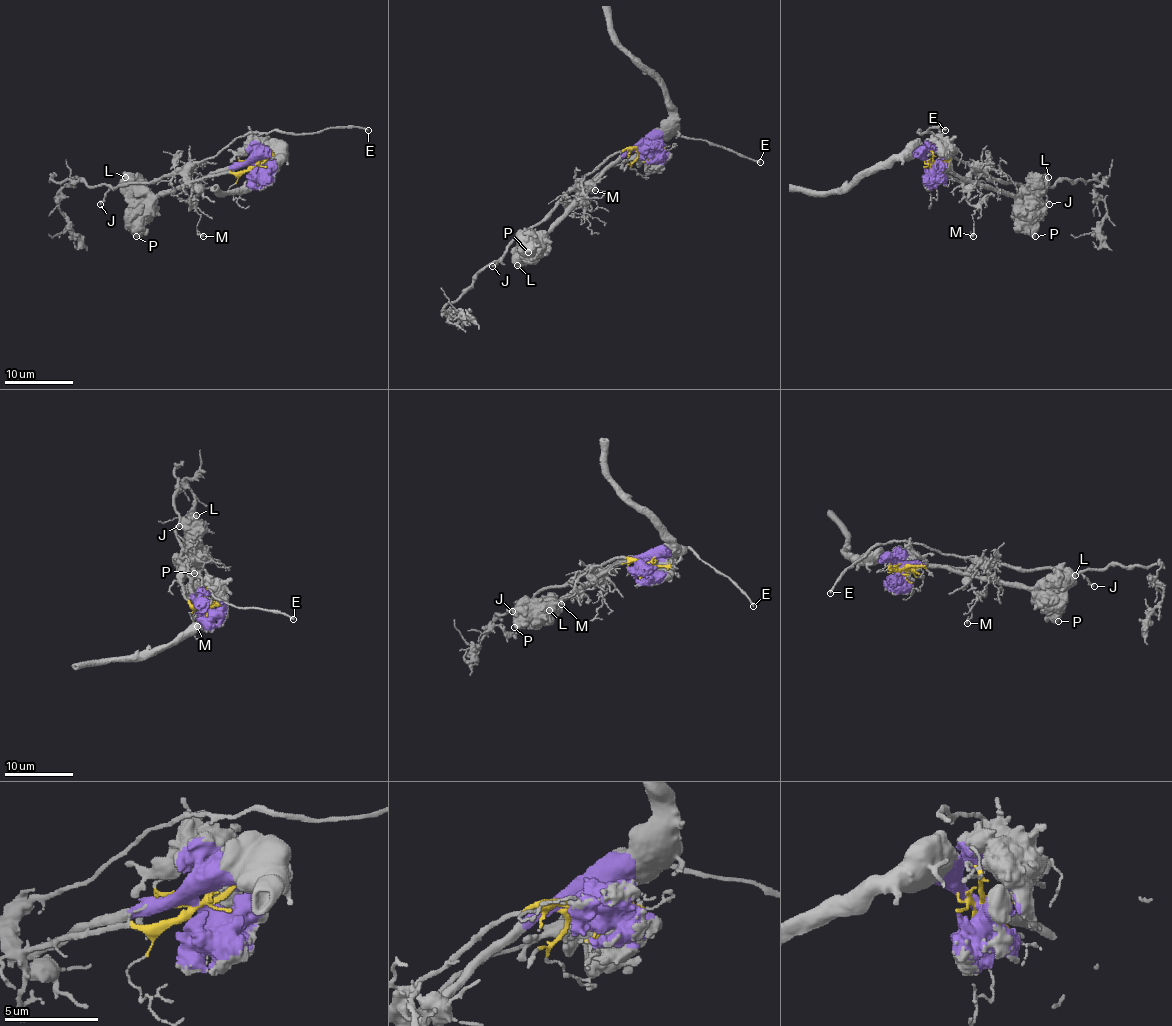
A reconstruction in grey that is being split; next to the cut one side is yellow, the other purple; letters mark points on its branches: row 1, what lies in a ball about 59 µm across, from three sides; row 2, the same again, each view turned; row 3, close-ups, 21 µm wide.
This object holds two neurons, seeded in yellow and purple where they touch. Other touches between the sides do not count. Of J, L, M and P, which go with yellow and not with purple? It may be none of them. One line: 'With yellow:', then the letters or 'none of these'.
With yellow: J, M

